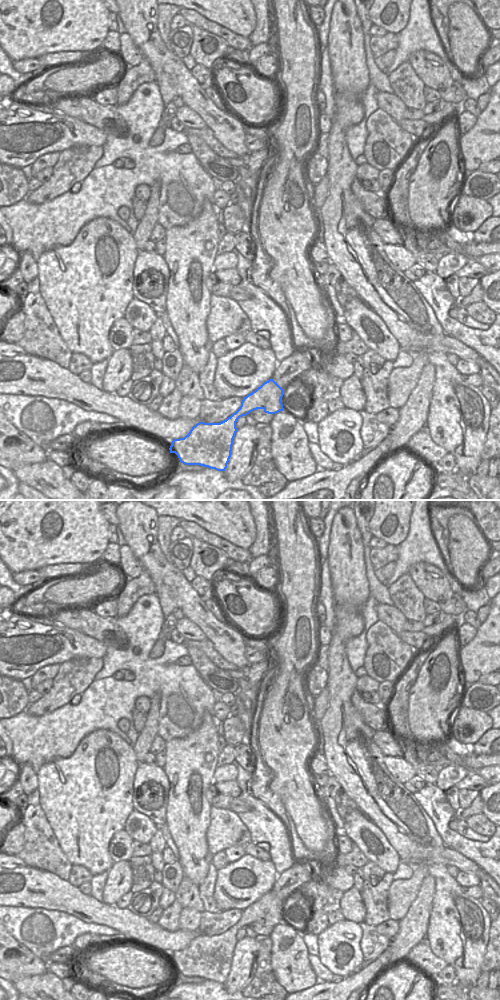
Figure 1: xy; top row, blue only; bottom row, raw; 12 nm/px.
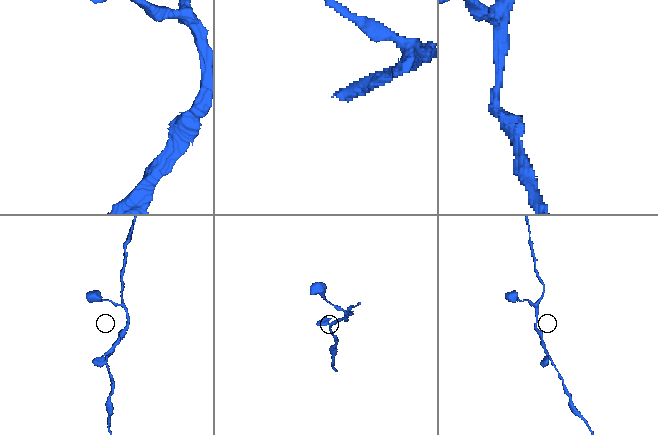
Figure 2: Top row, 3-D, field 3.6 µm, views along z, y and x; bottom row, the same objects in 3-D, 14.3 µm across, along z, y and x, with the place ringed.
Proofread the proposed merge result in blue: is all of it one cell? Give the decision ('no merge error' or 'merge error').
no merge error

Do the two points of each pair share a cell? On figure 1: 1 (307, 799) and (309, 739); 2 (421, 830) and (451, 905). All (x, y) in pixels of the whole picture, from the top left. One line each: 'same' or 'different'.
1: same
2: same

